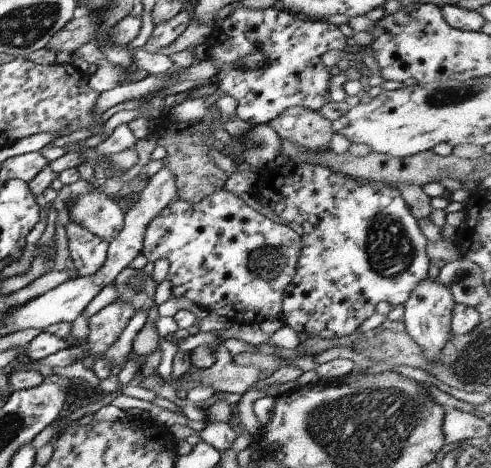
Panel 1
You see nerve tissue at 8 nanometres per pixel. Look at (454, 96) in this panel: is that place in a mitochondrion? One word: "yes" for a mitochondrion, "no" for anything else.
yes

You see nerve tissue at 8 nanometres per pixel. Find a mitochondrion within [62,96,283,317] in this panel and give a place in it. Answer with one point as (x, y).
(255, 143)

